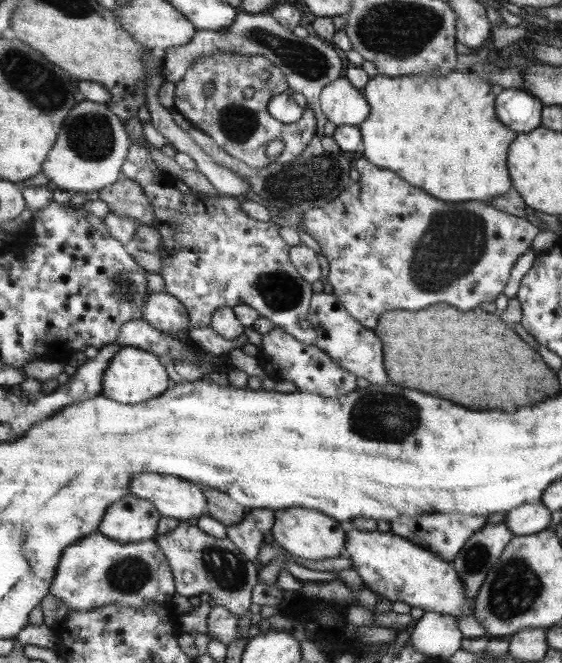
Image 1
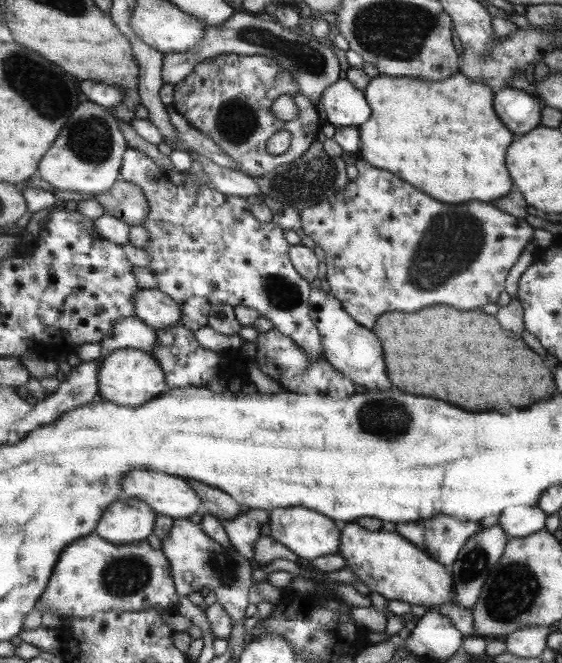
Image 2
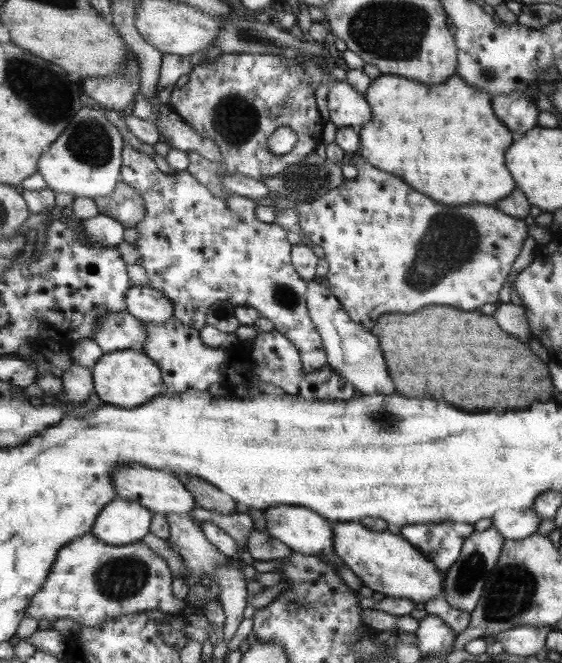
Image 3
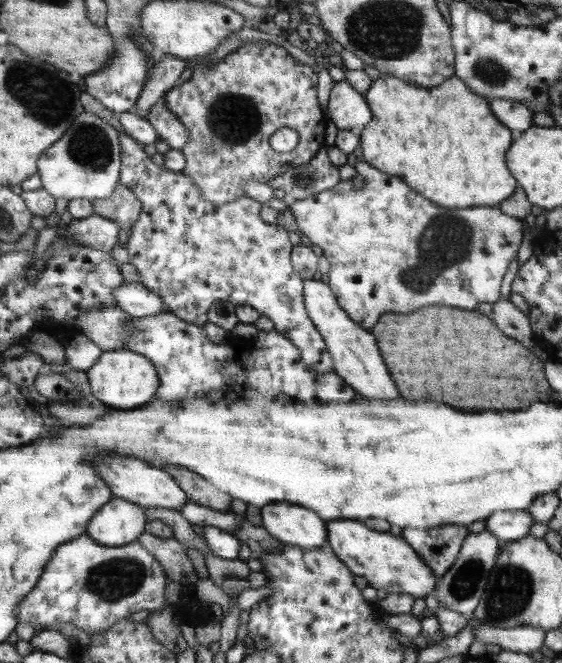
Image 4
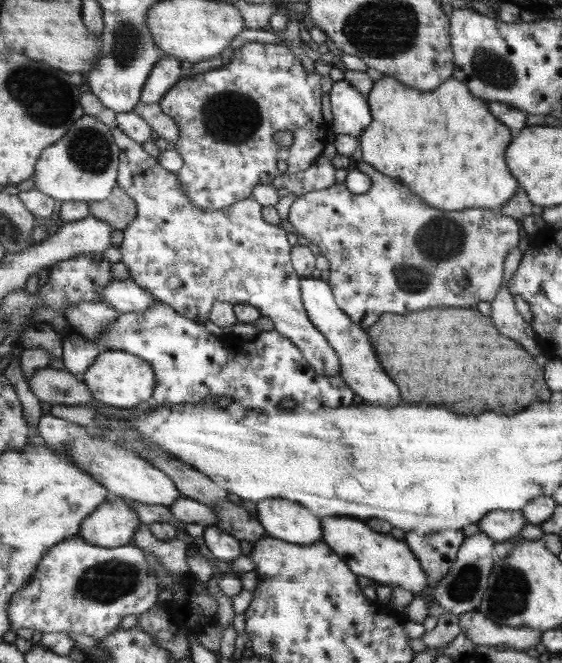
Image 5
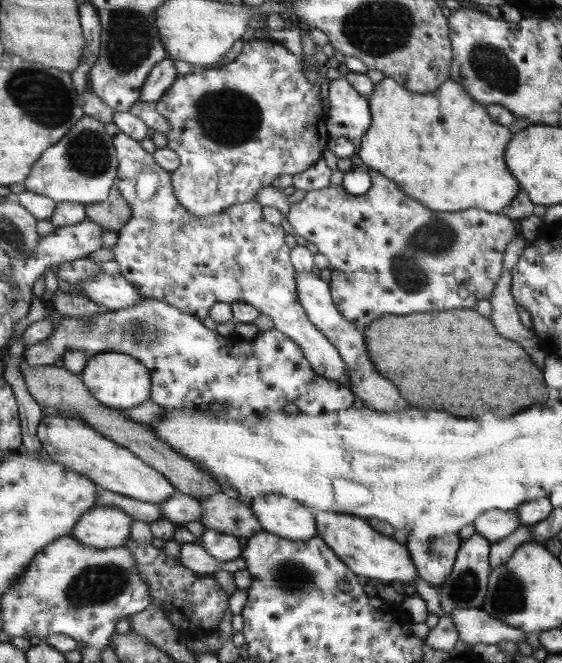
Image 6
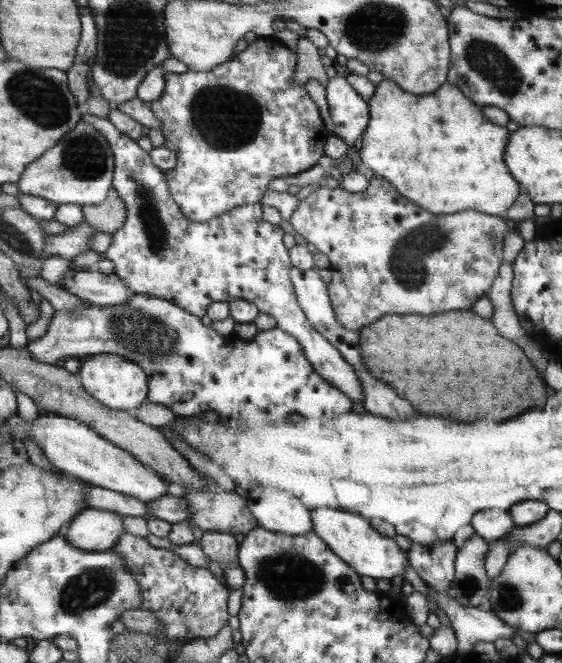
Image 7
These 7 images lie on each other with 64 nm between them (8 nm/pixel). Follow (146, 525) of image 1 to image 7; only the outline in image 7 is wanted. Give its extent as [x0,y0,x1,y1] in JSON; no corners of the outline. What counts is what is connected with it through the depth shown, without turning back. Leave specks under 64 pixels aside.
[62,508,123,551]

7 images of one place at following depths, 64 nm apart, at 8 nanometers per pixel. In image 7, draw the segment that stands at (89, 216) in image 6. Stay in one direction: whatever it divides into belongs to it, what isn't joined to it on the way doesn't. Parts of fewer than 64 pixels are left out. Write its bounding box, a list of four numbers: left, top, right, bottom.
[82,187,126,234]

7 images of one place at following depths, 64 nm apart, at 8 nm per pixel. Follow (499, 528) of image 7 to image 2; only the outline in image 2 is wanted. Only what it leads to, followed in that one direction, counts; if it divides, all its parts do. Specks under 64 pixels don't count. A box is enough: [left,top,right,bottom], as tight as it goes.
[497,505,545,538]

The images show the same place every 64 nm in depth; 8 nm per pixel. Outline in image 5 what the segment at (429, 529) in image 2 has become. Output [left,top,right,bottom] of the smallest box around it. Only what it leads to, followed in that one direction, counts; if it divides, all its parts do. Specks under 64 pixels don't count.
[404,529,465,584]

